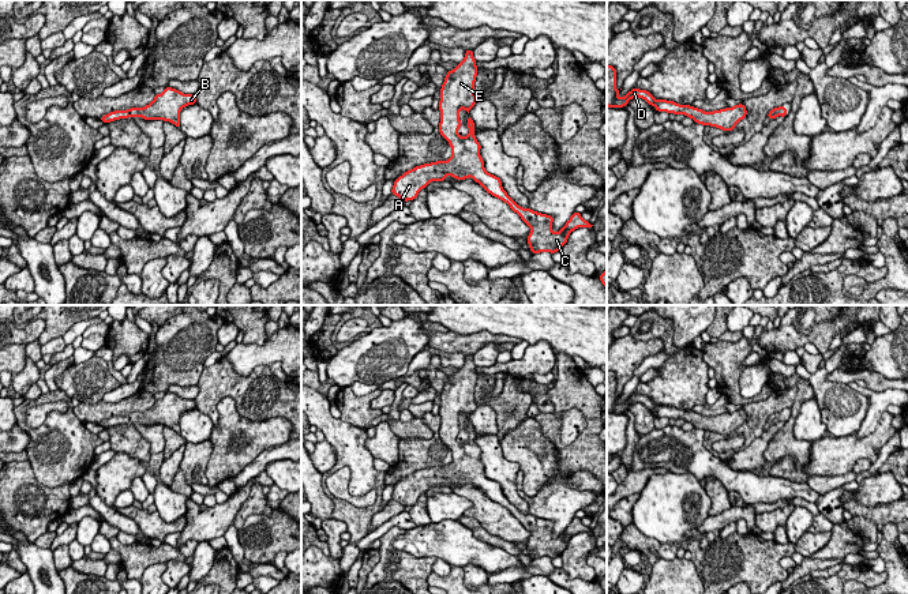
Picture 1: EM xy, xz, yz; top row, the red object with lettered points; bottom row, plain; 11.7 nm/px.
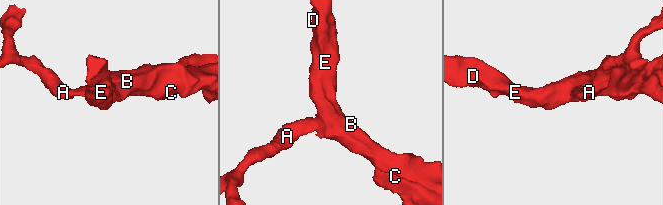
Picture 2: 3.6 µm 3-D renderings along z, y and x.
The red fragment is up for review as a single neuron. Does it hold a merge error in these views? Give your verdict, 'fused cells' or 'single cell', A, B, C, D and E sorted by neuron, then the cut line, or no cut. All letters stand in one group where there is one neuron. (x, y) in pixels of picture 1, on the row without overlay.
single cell; A B C D E; no cut

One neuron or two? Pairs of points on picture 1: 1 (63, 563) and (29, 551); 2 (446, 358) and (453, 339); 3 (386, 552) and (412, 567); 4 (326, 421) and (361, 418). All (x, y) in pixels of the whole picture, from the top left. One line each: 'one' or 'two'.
1: two
2: two
3: one
4: two

